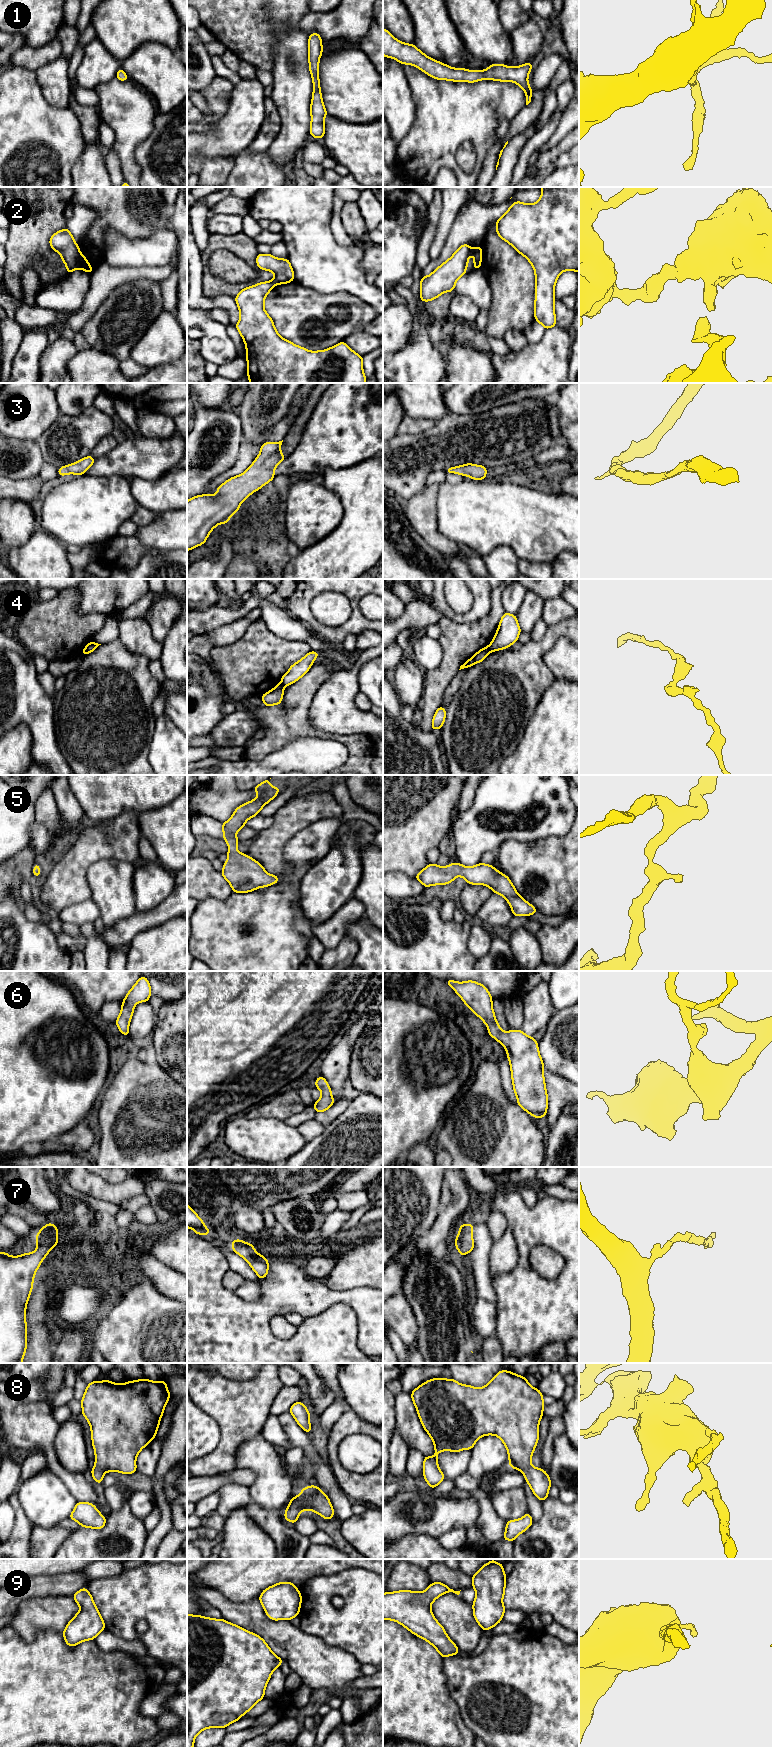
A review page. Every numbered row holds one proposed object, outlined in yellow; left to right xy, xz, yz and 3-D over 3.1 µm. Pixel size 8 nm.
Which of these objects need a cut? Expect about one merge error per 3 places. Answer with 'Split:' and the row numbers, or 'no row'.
Split: 2, 4

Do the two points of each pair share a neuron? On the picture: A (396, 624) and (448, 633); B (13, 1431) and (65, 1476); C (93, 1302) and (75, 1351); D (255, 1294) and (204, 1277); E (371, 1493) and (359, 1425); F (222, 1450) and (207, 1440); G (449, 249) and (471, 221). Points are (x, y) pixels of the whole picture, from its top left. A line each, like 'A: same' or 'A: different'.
A: different
B: same
C: different
D: different
E: same
F: different
G: same

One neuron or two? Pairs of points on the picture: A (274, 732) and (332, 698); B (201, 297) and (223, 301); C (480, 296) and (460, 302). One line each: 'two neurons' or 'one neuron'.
A: two neurons
B: one neuron
C: two neurons

